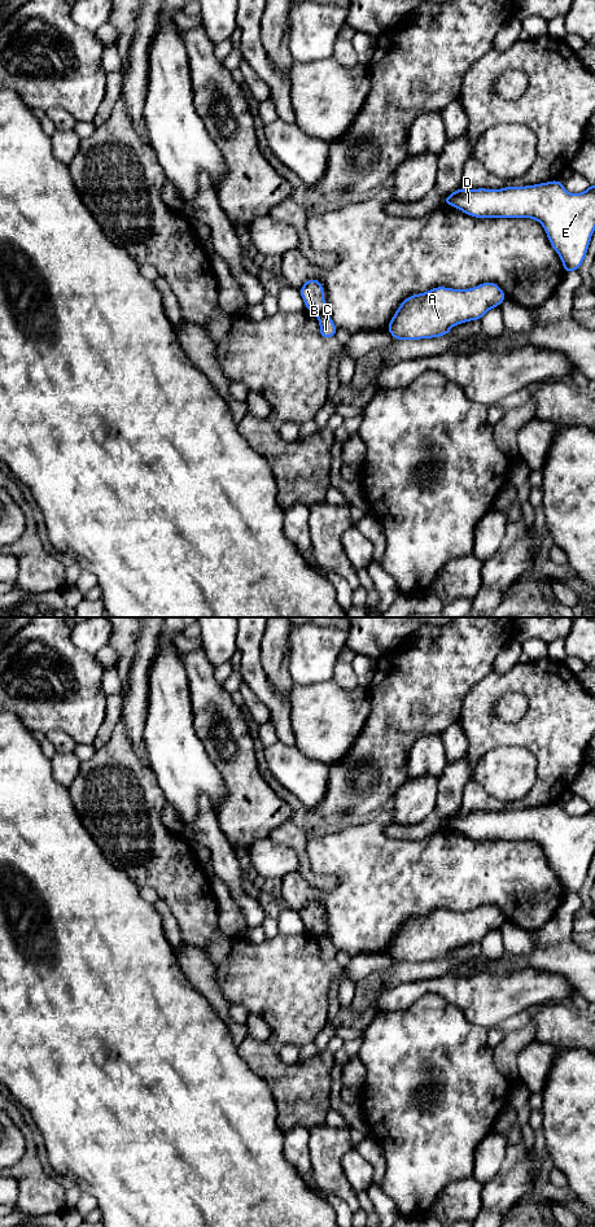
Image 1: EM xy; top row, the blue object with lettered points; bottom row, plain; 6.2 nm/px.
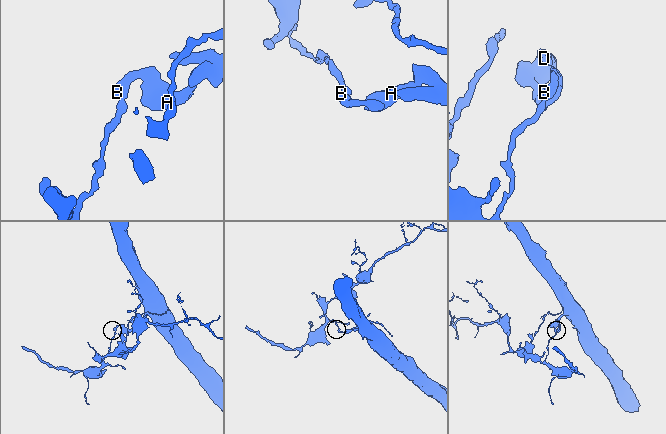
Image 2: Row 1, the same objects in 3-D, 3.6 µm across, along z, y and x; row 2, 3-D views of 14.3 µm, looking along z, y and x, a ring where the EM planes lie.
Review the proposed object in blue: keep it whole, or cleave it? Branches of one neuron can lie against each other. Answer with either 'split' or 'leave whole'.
split

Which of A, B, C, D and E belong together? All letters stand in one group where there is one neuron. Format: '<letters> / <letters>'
A B D E / C

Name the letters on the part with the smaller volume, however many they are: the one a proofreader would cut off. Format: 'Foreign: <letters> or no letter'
Foreign: C

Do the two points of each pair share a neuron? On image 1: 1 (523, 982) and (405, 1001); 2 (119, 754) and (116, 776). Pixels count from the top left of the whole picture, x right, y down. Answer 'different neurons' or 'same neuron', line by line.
1: same neuron
2: same neuron

